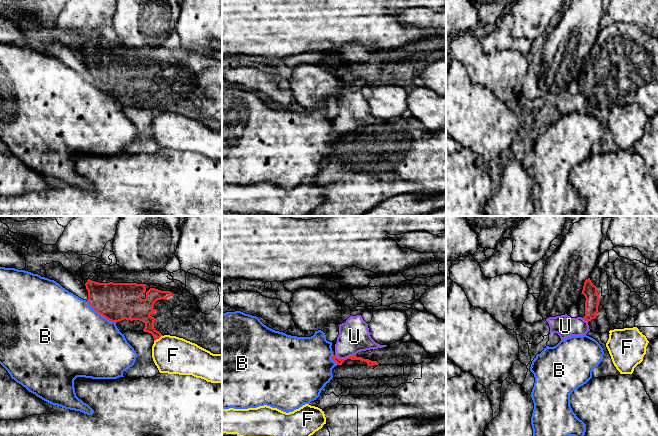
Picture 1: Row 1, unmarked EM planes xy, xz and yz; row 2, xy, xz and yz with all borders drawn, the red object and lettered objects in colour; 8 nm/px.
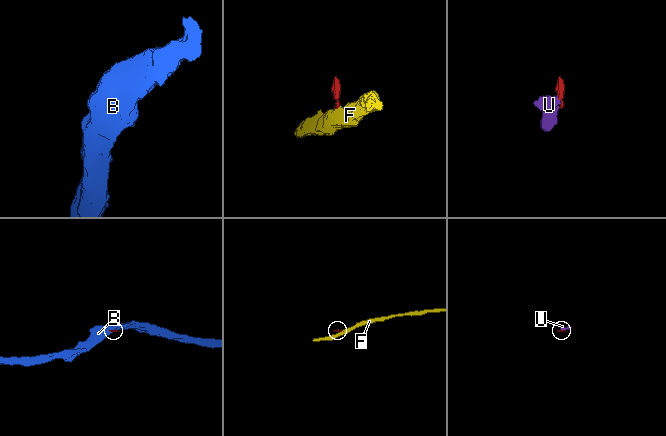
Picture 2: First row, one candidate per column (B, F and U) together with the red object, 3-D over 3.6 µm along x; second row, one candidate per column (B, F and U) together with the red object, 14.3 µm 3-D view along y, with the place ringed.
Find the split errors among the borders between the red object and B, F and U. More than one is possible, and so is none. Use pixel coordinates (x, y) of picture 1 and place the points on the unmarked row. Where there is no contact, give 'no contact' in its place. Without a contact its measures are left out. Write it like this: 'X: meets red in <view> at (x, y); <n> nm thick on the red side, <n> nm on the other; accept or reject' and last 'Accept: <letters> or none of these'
B: meets red in xy at (100, 90); 300 nm thick on the red side, 500 nm on the other; reject
F: meets red in xy at (158, 114); 140 nm thick on the red side, 300 nm on the other; reject
U: meets red in xz at (344, 135); 50 nm thick on the red side, 260 nm on the other; reject
Accept: none of these

